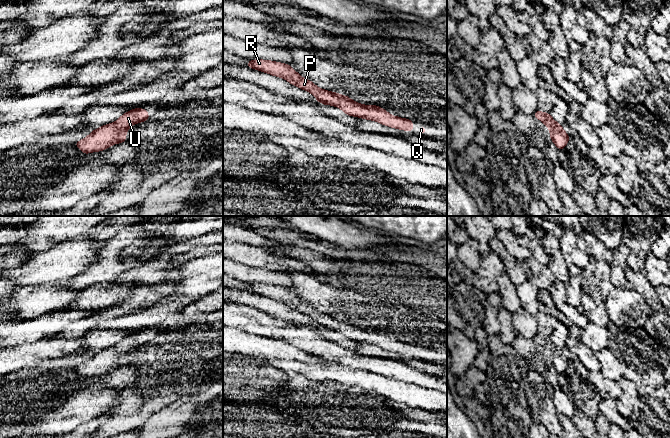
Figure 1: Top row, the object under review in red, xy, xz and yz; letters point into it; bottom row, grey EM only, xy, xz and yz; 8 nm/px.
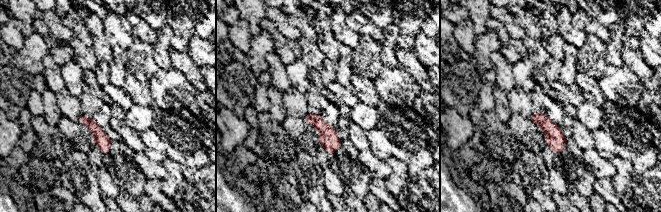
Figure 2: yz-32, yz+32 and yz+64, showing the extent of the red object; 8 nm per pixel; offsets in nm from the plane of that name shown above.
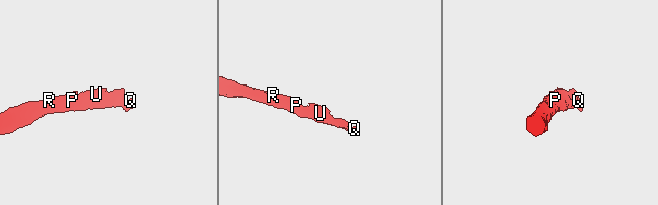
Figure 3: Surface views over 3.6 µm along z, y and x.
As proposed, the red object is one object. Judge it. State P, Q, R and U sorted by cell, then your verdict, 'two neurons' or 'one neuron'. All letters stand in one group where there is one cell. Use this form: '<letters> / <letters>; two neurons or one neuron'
P Q R U; one neuron

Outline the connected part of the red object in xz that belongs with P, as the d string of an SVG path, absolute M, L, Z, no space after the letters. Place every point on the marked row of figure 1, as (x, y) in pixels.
M256 59L248 60L248 64L245 66L284 78L290 84L310 92L319 103L336 106L349 116L376 121L385 126L406 130L407 132L413 131L413 121L411 119L392 116L377 105L362 105L345 95L321 89L312 81L304 79L289 64Z

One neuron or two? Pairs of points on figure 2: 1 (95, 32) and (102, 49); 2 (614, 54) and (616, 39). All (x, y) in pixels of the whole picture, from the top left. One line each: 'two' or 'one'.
1: one
2: one

